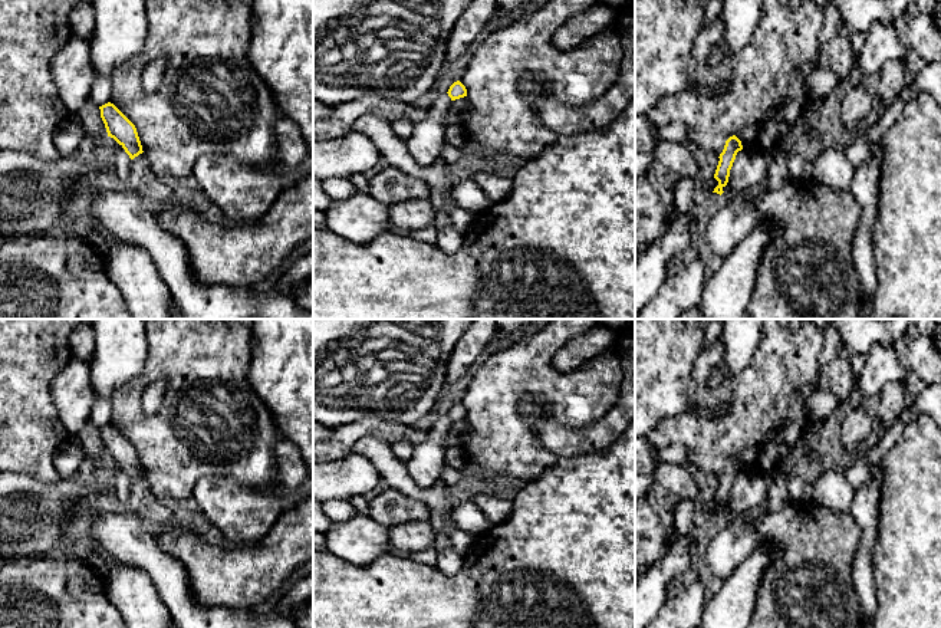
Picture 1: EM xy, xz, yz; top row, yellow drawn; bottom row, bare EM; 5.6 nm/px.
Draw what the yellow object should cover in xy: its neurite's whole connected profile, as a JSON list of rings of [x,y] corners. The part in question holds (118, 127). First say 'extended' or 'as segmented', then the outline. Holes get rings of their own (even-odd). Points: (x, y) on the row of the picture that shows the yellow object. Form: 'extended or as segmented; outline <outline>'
as segmented; outline [[[111,102],[99,106],[108,137],[113,138],[131,160],[142,154],[135,125]]]

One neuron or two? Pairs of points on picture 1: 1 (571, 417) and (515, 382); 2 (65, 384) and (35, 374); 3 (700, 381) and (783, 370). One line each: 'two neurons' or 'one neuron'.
1: one neuron
2: two neurons
3: one neuron

